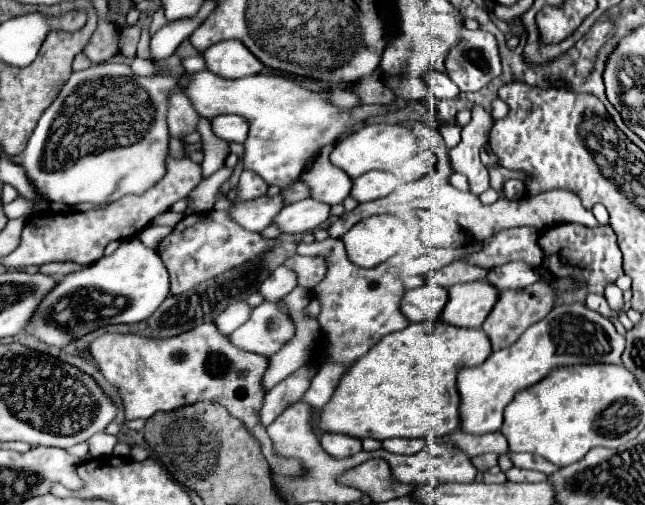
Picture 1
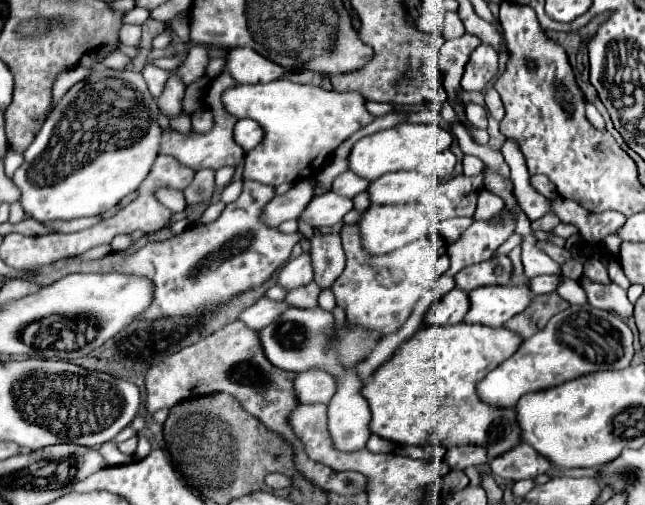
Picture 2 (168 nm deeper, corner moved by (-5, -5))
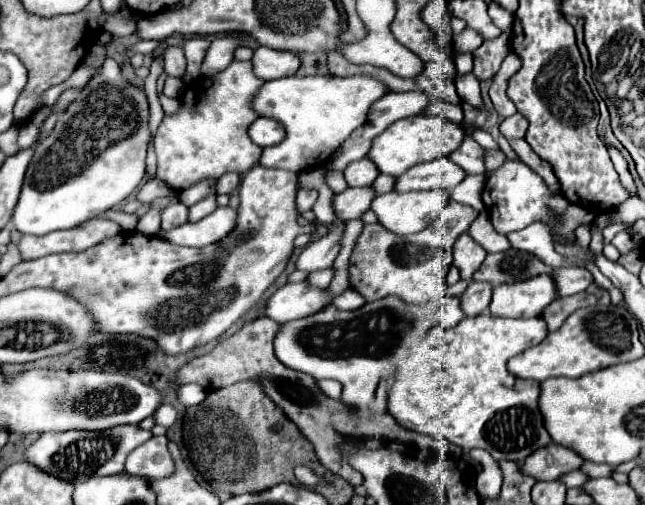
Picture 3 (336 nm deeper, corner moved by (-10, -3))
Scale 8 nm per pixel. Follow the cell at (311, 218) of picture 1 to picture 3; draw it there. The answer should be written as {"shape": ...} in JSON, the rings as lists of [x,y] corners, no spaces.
{"shape":[[[367,186],[367,188],[347,188],[341,194],[333,196],[335,216],[341,222],[347,222],[351,218],[359,218],[365,210],[369,210],[373,198],[375,198],[375,192],[373,192],[371,186]]]}

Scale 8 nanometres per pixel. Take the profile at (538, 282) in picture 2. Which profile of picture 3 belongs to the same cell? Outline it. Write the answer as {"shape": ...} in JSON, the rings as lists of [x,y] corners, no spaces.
{"shape":[[[565,266],[559,270],[553,270],[553,280],[557,286],[557,296],[569,296],[587,290],[593,284],[593,276],[579,266]]]}

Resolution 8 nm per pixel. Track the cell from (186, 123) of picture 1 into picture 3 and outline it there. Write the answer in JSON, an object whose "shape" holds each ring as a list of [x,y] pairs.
{"shape":[[[167,46],[165,54],[163,54],[163,62],[165,62],[165,74],[183,80],[183,76],[185,76],[185,56],[183,56],[183,50],[179,46]]]}

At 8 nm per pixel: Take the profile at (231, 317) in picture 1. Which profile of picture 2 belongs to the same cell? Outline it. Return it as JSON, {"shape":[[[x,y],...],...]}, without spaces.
{"shape":[[[262,296],[256,304],[252,304],[250,308],[246,308],[240,314],[240,320],[254,330],[262,330],[266,324],[270,324],[274,318],[278,318],[278,314],[282,314],[286,308],[290,308],[290,306],[284,300],[276,302],[276,300],[270,300],[268,296]]]}

